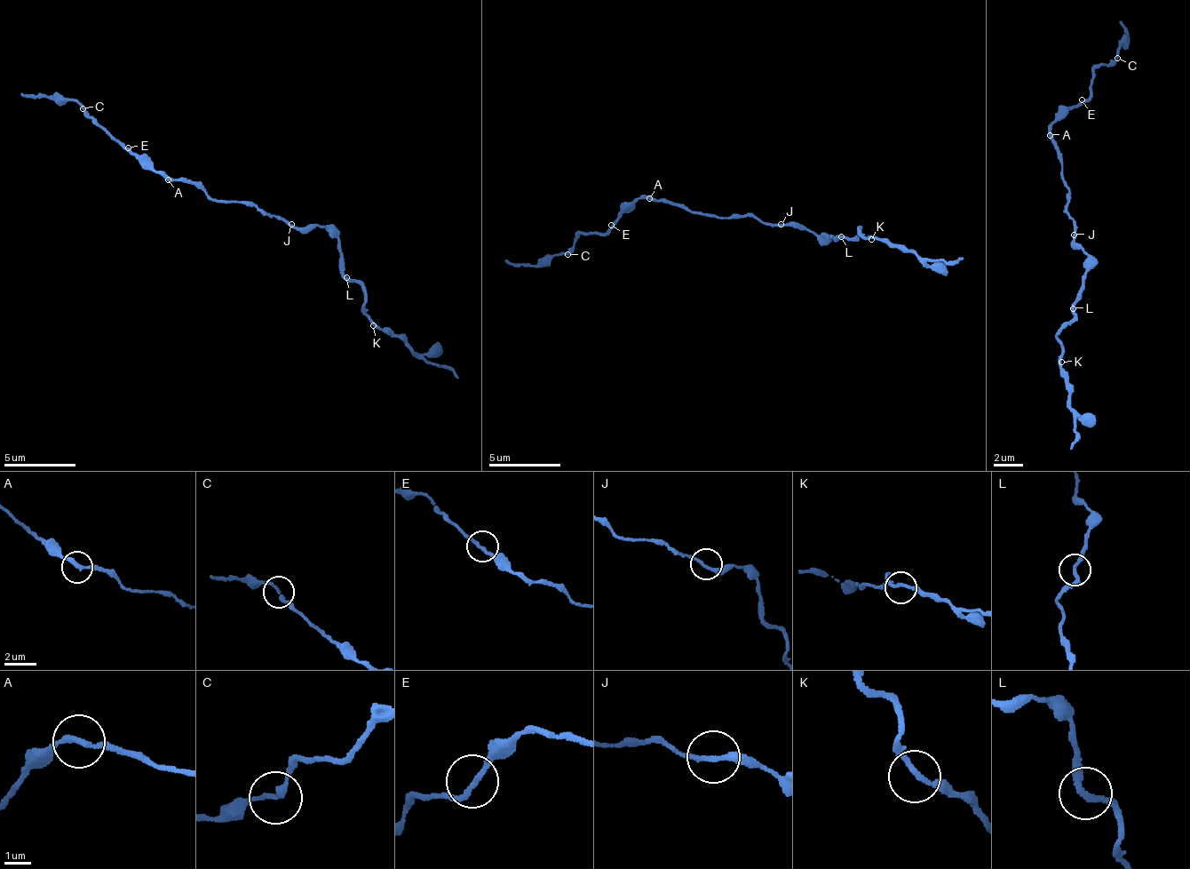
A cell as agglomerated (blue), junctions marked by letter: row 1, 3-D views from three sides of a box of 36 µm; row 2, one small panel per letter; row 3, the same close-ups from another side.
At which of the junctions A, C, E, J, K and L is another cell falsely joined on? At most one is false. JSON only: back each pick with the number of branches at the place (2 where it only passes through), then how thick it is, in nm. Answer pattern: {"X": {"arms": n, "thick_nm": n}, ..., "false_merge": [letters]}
{"false_merge": []}

